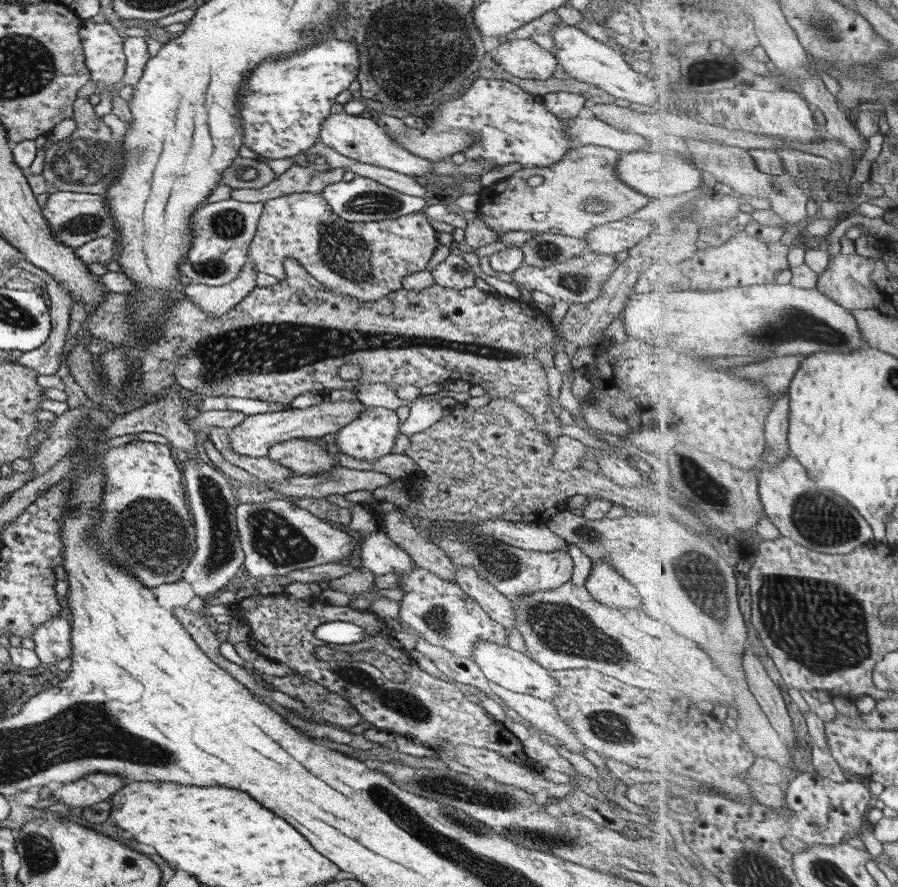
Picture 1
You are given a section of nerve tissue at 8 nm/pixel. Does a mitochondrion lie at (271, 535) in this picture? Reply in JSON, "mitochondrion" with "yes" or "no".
{"mitochondrion":"yes"}

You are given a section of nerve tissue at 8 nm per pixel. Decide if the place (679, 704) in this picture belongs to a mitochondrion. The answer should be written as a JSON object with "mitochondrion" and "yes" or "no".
{"mitochondrion":"no"}

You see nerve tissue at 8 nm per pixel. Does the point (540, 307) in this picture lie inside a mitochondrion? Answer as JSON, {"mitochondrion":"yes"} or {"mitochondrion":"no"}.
{"mitochondrion":"no"}

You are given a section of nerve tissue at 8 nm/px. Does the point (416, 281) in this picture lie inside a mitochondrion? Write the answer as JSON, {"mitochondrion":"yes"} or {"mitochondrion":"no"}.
{"mitochondrion":"no"}

